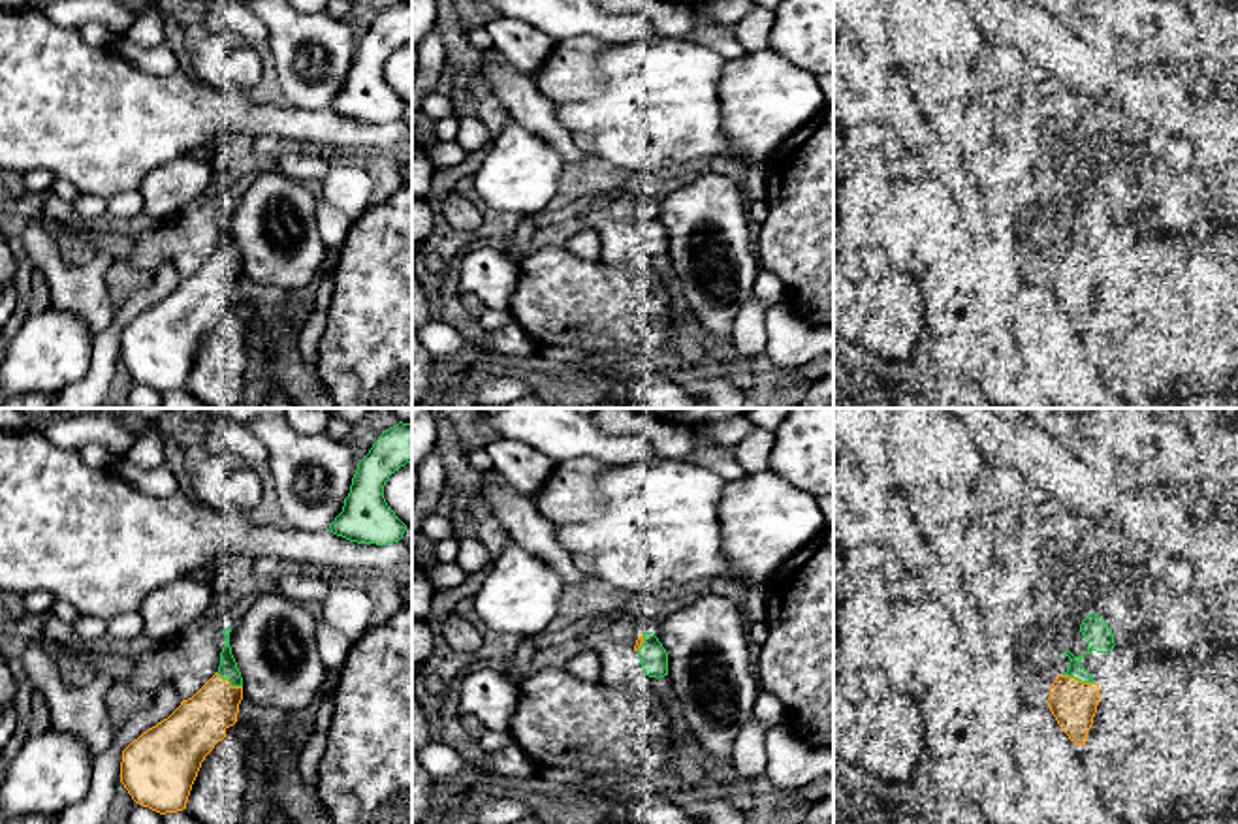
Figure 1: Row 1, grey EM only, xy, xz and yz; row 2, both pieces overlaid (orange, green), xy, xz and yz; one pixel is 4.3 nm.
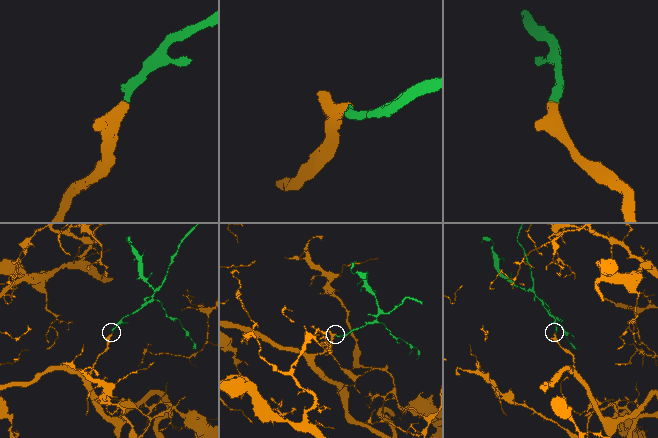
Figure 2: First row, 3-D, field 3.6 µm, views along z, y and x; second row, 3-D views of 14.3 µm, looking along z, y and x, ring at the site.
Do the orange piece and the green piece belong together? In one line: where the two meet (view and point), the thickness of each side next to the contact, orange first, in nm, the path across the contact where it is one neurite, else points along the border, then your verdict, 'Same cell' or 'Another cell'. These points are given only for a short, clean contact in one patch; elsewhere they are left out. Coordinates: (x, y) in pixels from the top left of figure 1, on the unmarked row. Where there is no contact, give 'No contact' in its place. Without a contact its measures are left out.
Touches orange at yz (1077, 258). Thickness 200 nm (orange) against 110 nm. Same cell

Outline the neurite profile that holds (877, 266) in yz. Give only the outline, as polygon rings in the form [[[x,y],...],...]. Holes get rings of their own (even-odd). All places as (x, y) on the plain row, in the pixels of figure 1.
[[[867,241],[862,248],[862,265],[864,265],[864,277],[881,282],[886,278],[894,269],[888,254],[881,246],[881,243]]]

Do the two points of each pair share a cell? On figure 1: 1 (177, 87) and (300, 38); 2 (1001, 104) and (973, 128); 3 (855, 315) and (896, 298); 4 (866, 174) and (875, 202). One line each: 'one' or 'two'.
1: two
2: two
3: two
4: one

